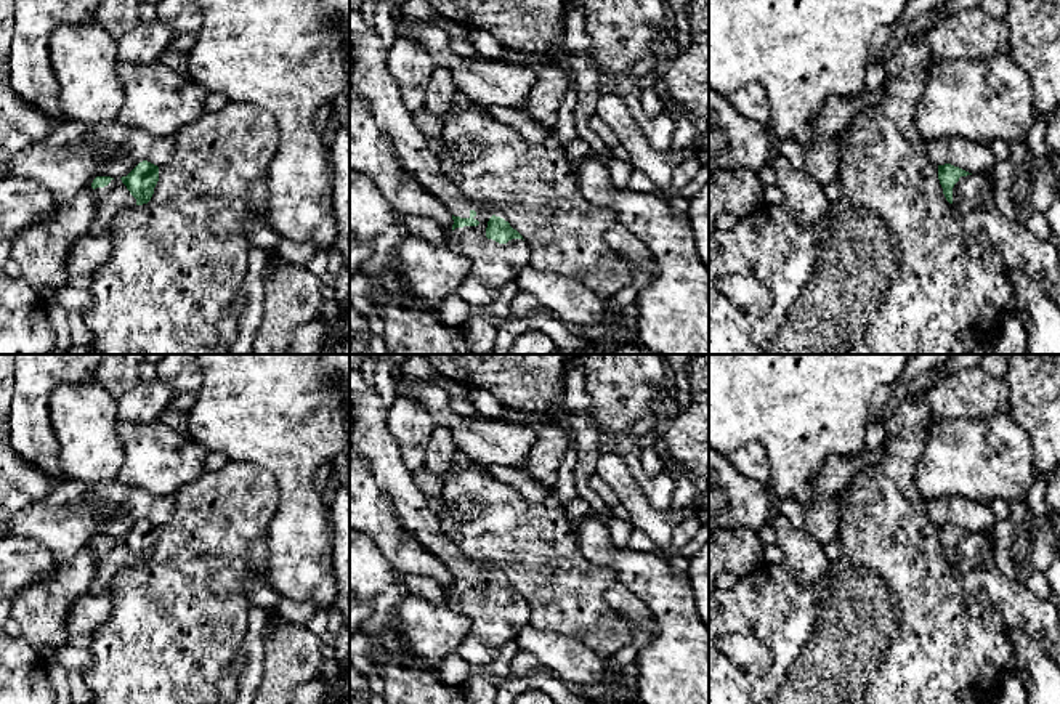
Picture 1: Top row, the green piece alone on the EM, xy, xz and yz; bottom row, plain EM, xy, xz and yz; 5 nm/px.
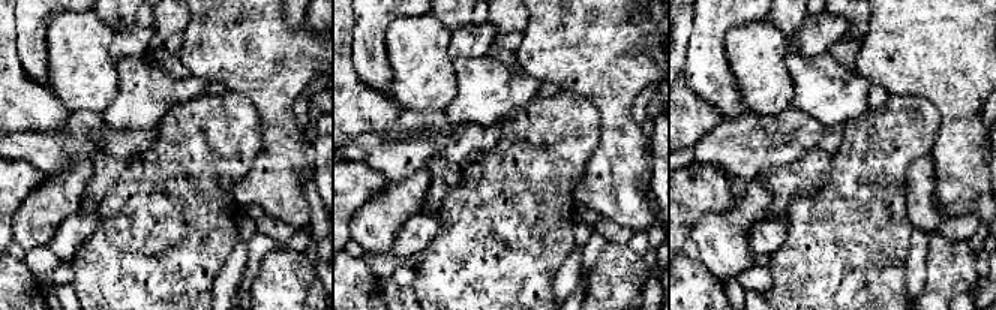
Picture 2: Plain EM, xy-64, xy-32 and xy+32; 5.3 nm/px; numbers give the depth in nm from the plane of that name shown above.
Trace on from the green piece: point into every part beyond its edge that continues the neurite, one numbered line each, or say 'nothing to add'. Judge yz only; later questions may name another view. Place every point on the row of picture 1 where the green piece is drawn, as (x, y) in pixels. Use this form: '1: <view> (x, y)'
1: yz (974, 206)

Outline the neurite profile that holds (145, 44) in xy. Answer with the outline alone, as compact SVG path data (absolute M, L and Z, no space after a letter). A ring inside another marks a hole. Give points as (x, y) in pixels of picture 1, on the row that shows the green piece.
M160 21L151 24L140 22L117 40L117 61L138 66L152 64L165 50L168 50L168 45L175 38L175 30Z

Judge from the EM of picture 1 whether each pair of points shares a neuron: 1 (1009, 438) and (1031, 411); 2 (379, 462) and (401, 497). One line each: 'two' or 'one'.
1: two
2: one

